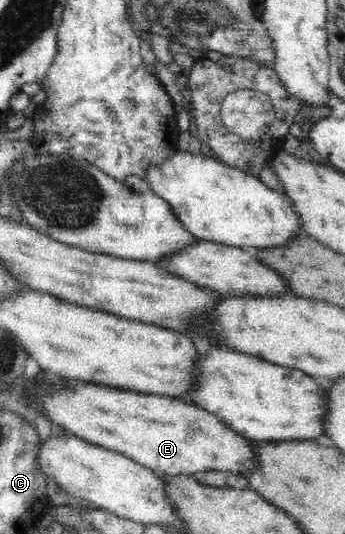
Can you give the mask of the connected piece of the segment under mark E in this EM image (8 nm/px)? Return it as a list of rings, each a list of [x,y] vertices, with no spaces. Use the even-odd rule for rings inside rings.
[[[40,373],[34,377],[36,389],[20,393],[22,401],[28,407],[37,409],[55,427],[58,425],[62,430],[88,443],[124,454],[156,473],[193,476],[195,473],[215,469],[224,473],[234,473],[236,477],[246,477],[252,475],[258,465],[256,450],[248,438],[234,432],[216,414],[190,402],[190,399],[120,390],[92,382],[68,382],[66,378],[48,378],[47,375],[44,375],[42,383],[39,383],[39,377]]]

